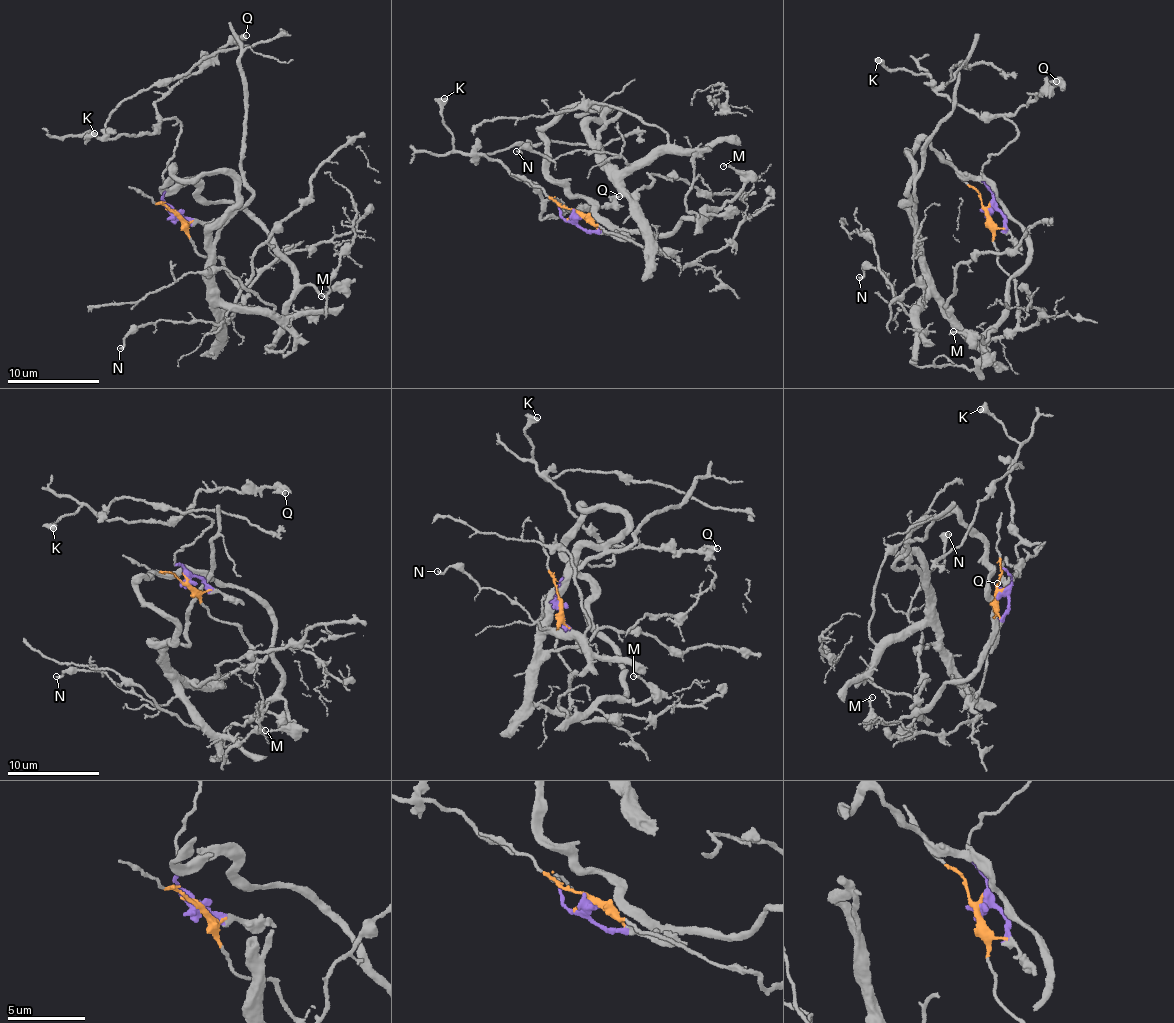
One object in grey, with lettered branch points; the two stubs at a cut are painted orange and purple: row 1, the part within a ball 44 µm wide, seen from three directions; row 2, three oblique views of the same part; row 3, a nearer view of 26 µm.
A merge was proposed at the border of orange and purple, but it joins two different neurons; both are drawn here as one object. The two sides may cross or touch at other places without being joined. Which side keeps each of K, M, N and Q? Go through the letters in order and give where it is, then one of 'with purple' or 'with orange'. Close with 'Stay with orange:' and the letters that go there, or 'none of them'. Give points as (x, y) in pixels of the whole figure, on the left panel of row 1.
K: (94, 133) | with purple
M: (321, 296) | with orange
N: (120, 348) | with orange
Q: (246, 35) | with purple
Stay with orange: M, N

